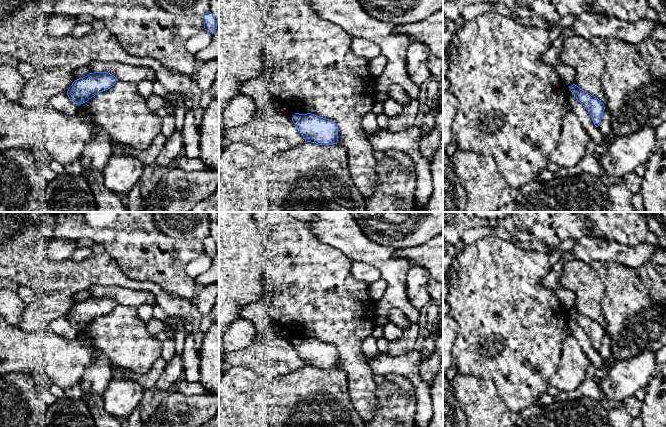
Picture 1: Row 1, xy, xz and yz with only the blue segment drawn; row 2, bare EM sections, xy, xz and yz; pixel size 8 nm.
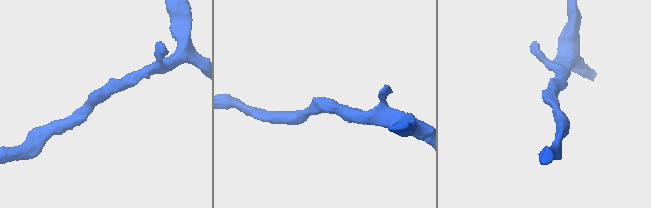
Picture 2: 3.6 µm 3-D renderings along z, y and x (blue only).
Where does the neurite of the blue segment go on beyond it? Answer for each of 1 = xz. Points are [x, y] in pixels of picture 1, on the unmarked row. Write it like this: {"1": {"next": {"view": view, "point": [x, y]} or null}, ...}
{"1": {"next": null}}

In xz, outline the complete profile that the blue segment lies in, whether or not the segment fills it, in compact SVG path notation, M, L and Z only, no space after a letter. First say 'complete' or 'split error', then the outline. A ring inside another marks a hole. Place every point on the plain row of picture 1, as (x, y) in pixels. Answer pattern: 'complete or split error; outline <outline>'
complete; outline M295 337L292 345L306 366L318 369L333 369L338 366L338 350L329 343L311 337Z

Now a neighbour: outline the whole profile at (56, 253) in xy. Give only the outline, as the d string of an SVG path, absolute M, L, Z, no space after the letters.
M49 241L48 243L47 251L51 258L65 260L70 257L69 245L67 243L54 243L52 241Z

